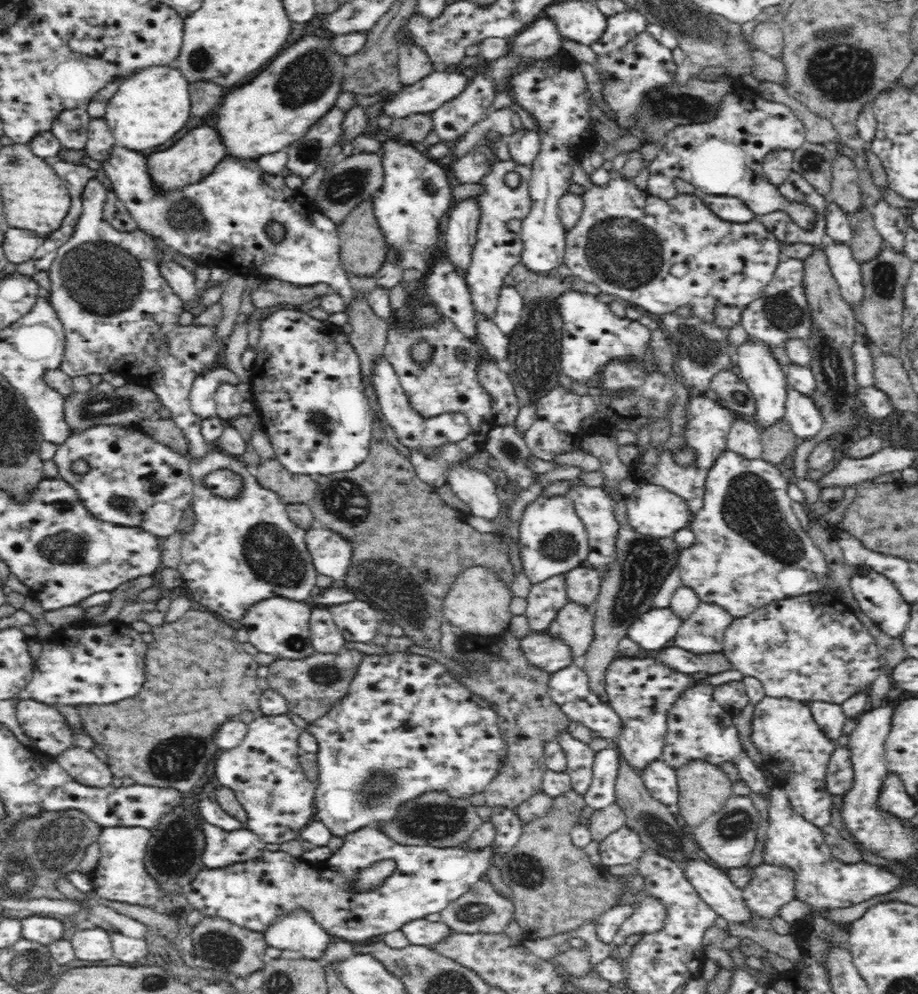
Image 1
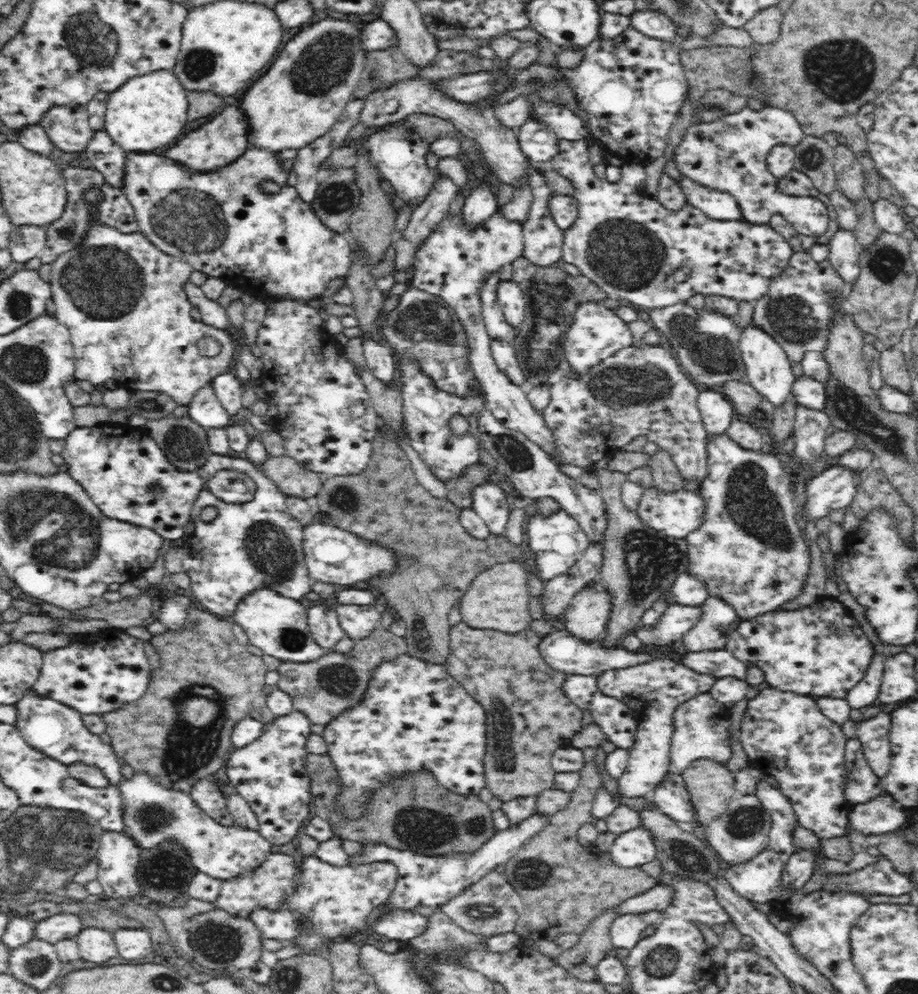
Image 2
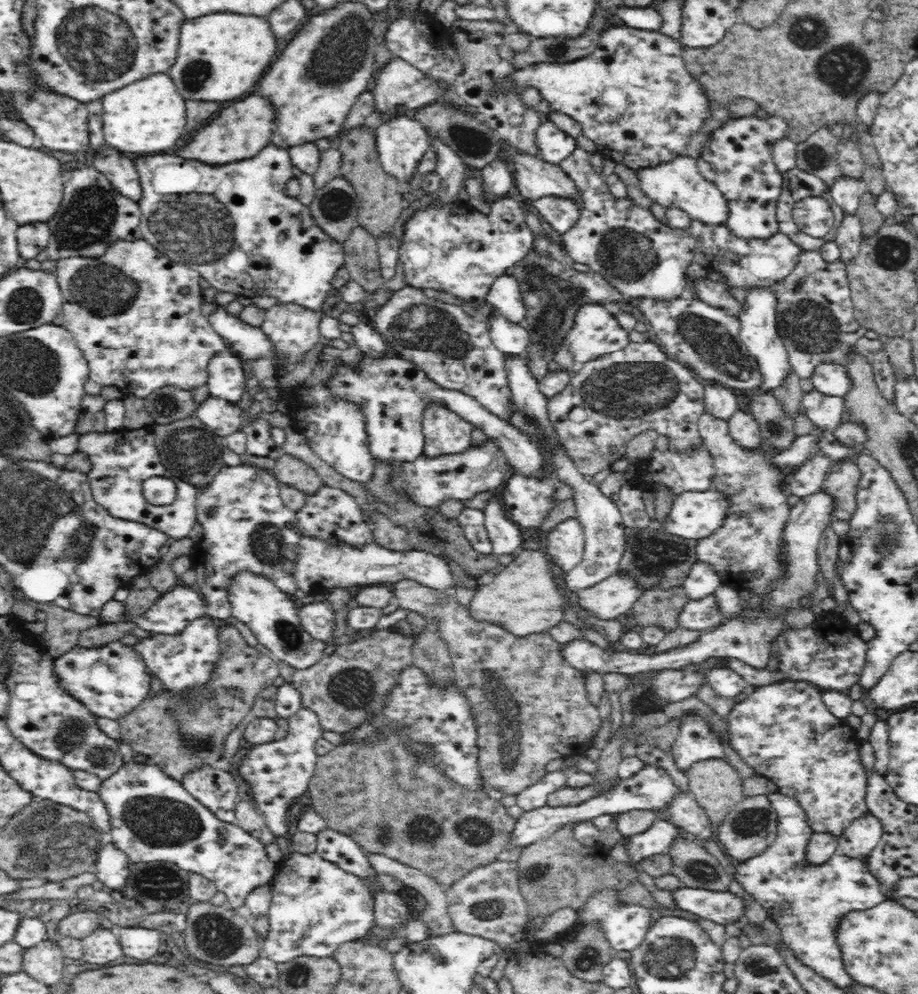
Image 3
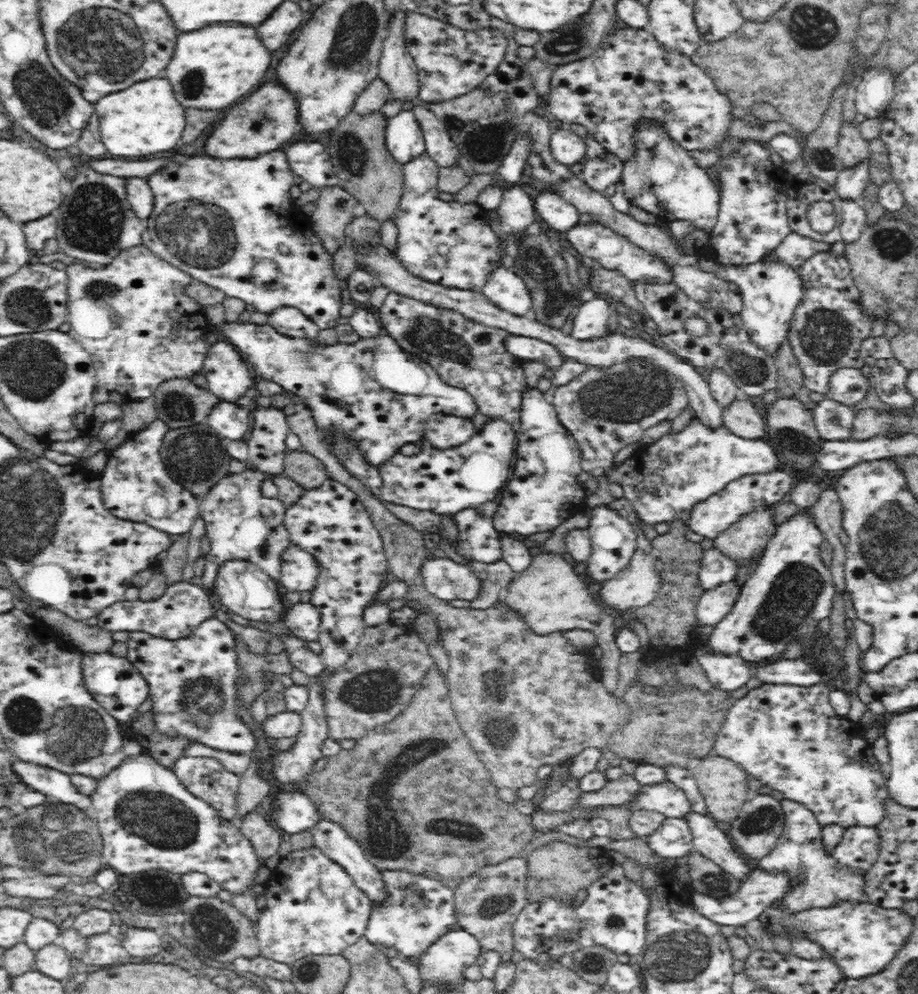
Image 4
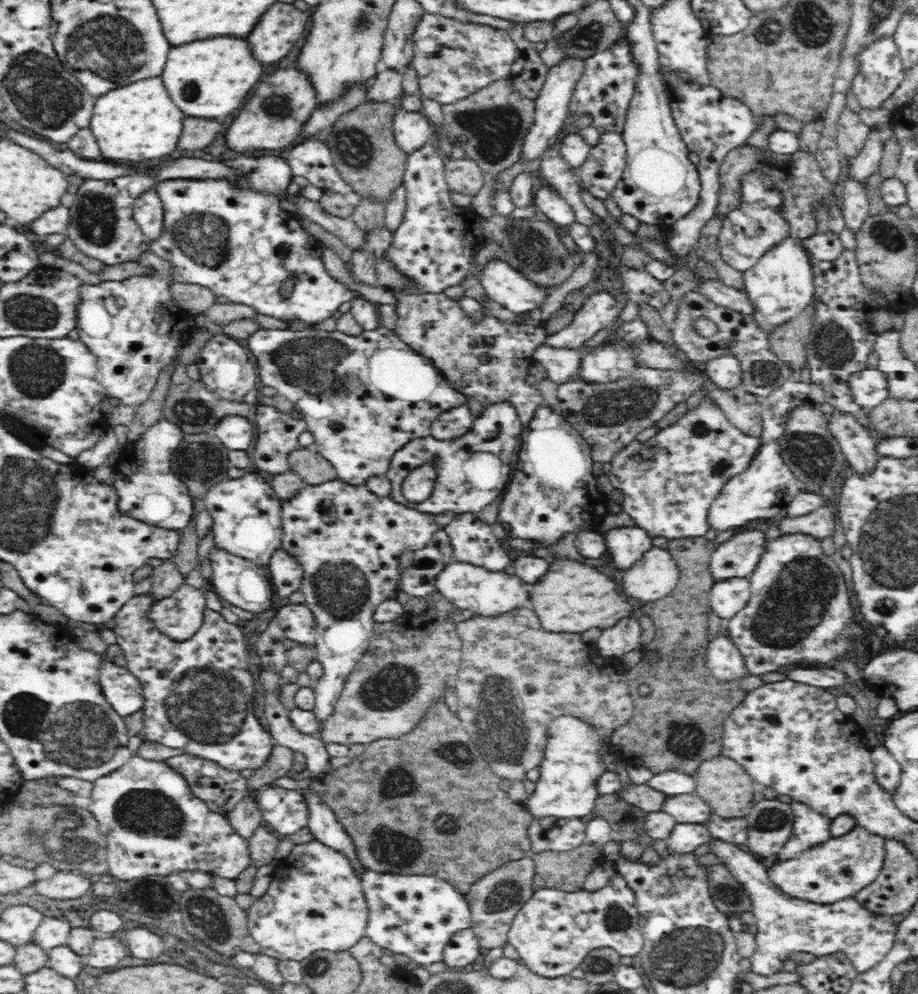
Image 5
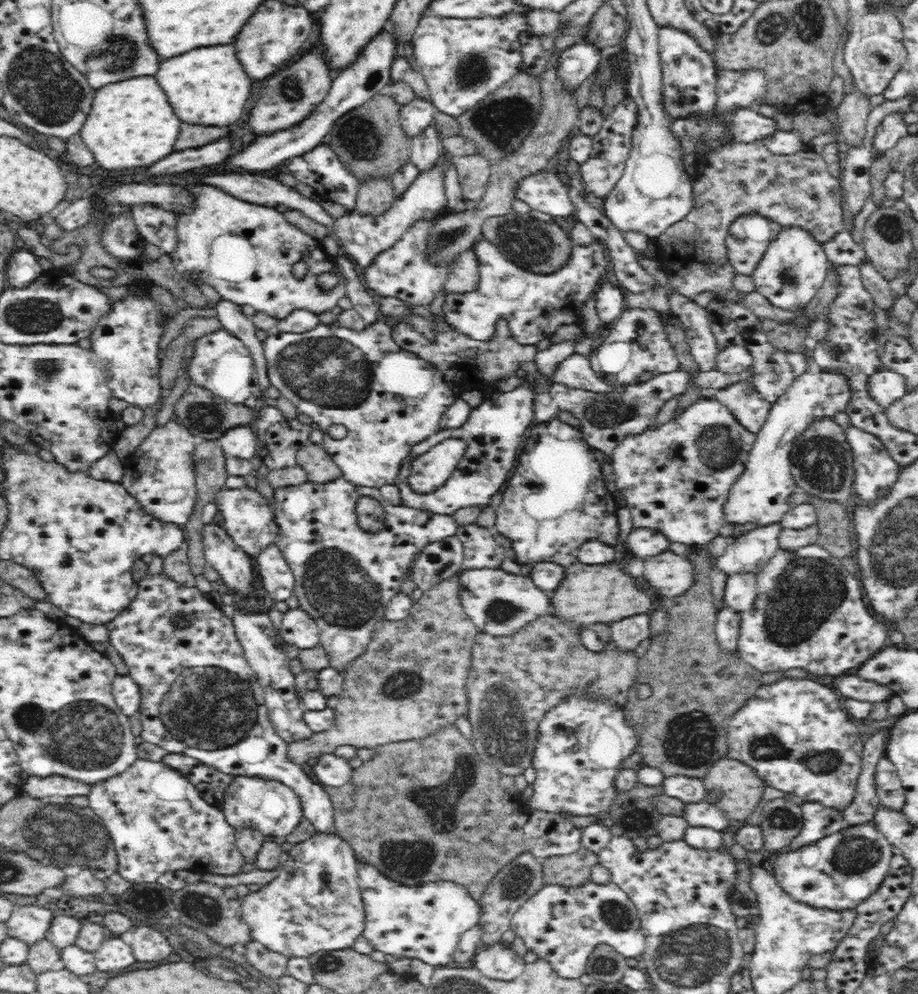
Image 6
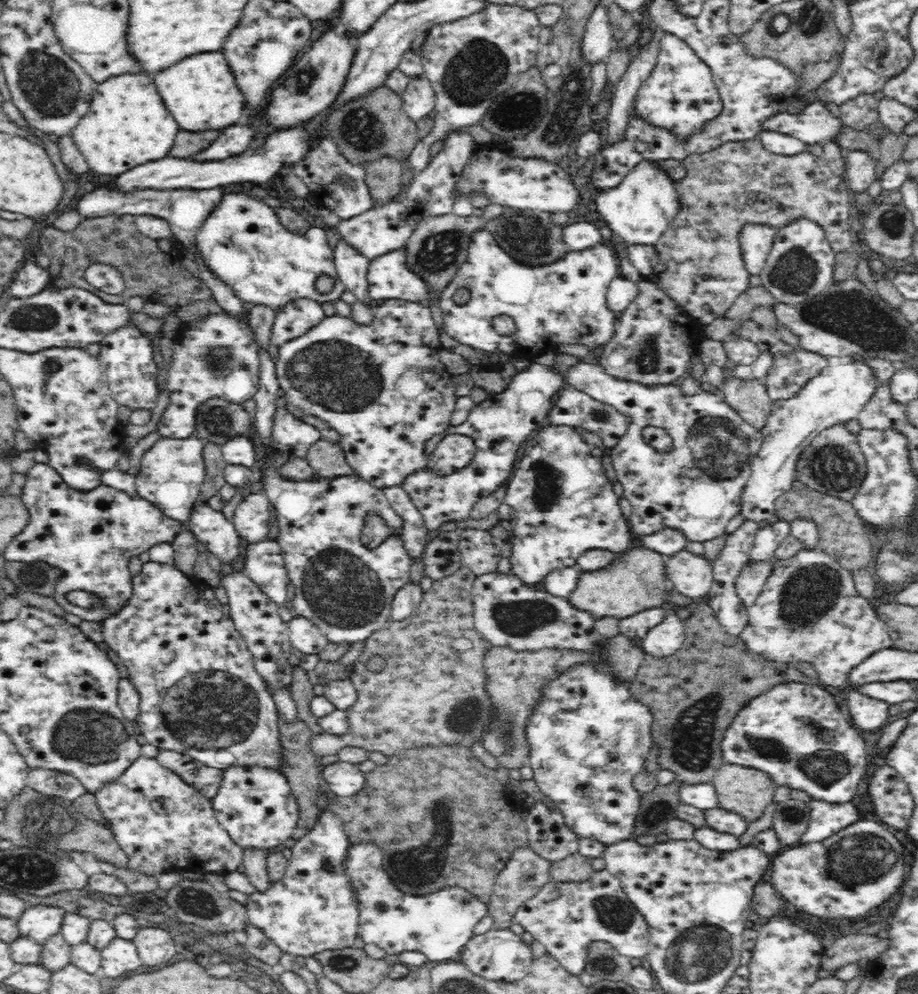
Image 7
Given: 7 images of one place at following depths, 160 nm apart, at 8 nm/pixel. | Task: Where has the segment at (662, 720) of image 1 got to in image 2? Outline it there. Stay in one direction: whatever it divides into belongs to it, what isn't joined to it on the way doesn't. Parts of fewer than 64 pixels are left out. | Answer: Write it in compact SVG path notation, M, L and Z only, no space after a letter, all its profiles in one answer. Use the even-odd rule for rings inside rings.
M672 660L655 661L646 665L635 668L623 669L620 671L609 671L597 677L597 687L604 696L617 698L622 702L632 706L632 709L641 712L641 718L638 720L636 742L634 748L630 748L631 759L628 760L628 768L626 772L617 780L618 788L616 788L616 802L620 802L624 798L645 798L652 799L656 789L658 789L670 774L670 747L672 735L675 730L673 714L674 711L684 702L692 700L699 694L709 692L717 678L715 676L705 675L696 672L692 668L682 663L678 664Z

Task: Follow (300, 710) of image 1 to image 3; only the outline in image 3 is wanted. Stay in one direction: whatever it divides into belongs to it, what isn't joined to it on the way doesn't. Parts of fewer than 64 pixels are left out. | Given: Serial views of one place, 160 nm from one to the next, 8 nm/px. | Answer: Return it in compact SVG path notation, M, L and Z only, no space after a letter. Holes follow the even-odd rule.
M376 628L356 631L354 642L339 644L334 654L325 655L315 666L307 670L294 670L292 685L302 695L302 706L310 707L318 717L324 730L336 732L336 734L348 734L356 731L362 724L368 723L384 711L392 690L399 684L399 676L407 669L415 666L414 663L414 636L408 637L398 633L394 629L376 630Z

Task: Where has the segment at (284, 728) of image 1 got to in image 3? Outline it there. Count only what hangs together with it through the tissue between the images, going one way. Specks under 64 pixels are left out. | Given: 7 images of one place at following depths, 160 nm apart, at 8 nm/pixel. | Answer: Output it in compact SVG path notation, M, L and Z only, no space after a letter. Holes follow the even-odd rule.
M303 706L288 718L288 732L284 738L254 745L246 750L242 757L244 760L241 758L238 772L250 786L254 798L252 802L258 804L268 828L279 838L283 838L288 832L287 813L290 806L306 792L310 779L315 774L320 755L315 748L322 738L322 732L324 729L320 724L320 717L310 707Z

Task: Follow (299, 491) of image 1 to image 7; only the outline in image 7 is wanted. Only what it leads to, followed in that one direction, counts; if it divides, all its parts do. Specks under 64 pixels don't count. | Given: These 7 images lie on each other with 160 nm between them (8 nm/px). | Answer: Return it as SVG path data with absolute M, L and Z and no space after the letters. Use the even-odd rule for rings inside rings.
M324 438L317 440L308 448L306 459L316 475L329 478L354 475L354 467L348 463L339 442L328 442Z

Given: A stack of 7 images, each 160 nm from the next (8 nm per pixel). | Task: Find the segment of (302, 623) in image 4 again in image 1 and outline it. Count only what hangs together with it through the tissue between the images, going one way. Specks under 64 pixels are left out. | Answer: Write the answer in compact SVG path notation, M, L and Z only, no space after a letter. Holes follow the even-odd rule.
M312 606L308 628L313 647L321 654L335 655L346 646L347 640L324 606Z

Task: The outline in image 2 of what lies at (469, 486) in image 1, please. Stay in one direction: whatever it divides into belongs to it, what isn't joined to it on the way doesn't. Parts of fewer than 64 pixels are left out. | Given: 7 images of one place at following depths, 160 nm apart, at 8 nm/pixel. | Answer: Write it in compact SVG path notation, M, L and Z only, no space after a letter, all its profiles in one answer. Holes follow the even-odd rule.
M484 482L474 488L472 508L484 520L490 535L506 538L508 520L510 520L510 504L506 501L504 491L498 485Z

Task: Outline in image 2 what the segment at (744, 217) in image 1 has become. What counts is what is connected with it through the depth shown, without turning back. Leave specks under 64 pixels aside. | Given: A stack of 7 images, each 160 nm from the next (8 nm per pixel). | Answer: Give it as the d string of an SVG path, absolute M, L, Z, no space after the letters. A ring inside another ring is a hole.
M686 175L677 184L686 197L686 203L703 212L709 219L741 220L738 203L726 192L703 186Z

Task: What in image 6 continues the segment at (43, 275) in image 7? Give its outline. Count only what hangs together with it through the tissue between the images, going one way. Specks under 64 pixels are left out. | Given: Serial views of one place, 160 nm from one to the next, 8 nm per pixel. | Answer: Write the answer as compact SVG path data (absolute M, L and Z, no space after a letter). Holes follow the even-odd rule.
M17 249L8 260L7 286L11 288L28 288L45 272L32 251Z

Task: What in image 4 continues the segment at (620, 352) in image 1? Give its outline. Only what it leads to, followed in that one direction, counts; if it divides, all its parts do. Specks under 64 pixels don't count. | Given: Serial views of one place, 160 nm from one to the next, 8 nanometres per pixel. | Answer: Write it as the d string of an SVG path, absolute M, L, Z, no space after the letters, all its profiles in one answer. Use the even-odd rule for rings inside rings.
M596 298L584 301L575 311L571 336L580 341L590 341L609 334L608 317L612 301Z

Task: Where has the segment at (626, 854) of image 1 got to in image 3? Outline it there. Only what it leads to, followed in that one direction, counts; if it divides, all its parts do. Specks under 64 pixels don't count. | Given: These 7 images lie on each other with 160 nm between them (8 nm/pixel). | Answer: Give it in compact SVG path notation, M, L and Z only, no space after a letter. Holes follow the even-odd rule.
M659 820L642 834L630 837L626 844L626 852L632 862L638 863L643 858L655 855L668 855L674 846L674 840L685 836L678 825L672 821Z

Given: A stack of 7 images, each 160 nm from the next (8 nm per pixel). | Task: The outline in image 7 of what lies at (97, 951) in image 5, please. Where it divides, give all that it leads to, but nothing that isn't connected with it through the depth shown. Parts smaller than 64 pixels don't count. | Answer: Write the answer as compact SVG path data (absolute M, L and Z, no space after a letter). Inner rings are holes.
M116 937L106 948L102 948L101 953L101 973L108 978L118 978L142 968L142 959L131 940Z

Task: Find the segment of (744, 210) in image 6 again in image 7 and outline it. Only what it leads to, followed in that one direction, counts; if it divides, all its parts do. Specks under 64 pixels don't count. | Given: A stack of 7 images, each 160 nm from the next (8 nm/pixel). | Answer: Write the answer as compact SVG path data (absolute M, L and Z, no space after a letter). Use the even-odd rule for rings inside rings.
M758 137L754 140L746 140L746 142L727 142L703 153L692 153L685 156L681 163L685 166L686 174L675 182L676 195L678 195L679 211L674 215L674 218L668 223L666 230L664 230L663 235L660 240L655 244L659 254L659 263L655 267L655 272L657 275L658 282L663 288L663 291L671 296L672 299L678 301L680 306L690 314L691 318L698 320L701 324L710 324L717 317L723 317L723 314L732 304L738 296L742 296L746 290L750 290L750 271L746 268L746 263L744 263L744 257L742 256L742 249L740 249L740 232L748 224L761 224L762 226L769 226L775 229L786 226L792 221L808 218L810 220L816 221L820 224L824 231L826 231L826 238L830 241L830 246L837 253L846 251L850 246L852 246L852 238L848 234L850 232L849 221L850 221L850 192L848 192L848 184L844 181L843 177L835 176L831 168L828 168L826 164L826 159L818 158L812 155L812 152L802 151L798 155L794 156L782 156L775 155L768 152L763 144L759 141ZM704 304L710 306L710 310L705 311L702 309Z

